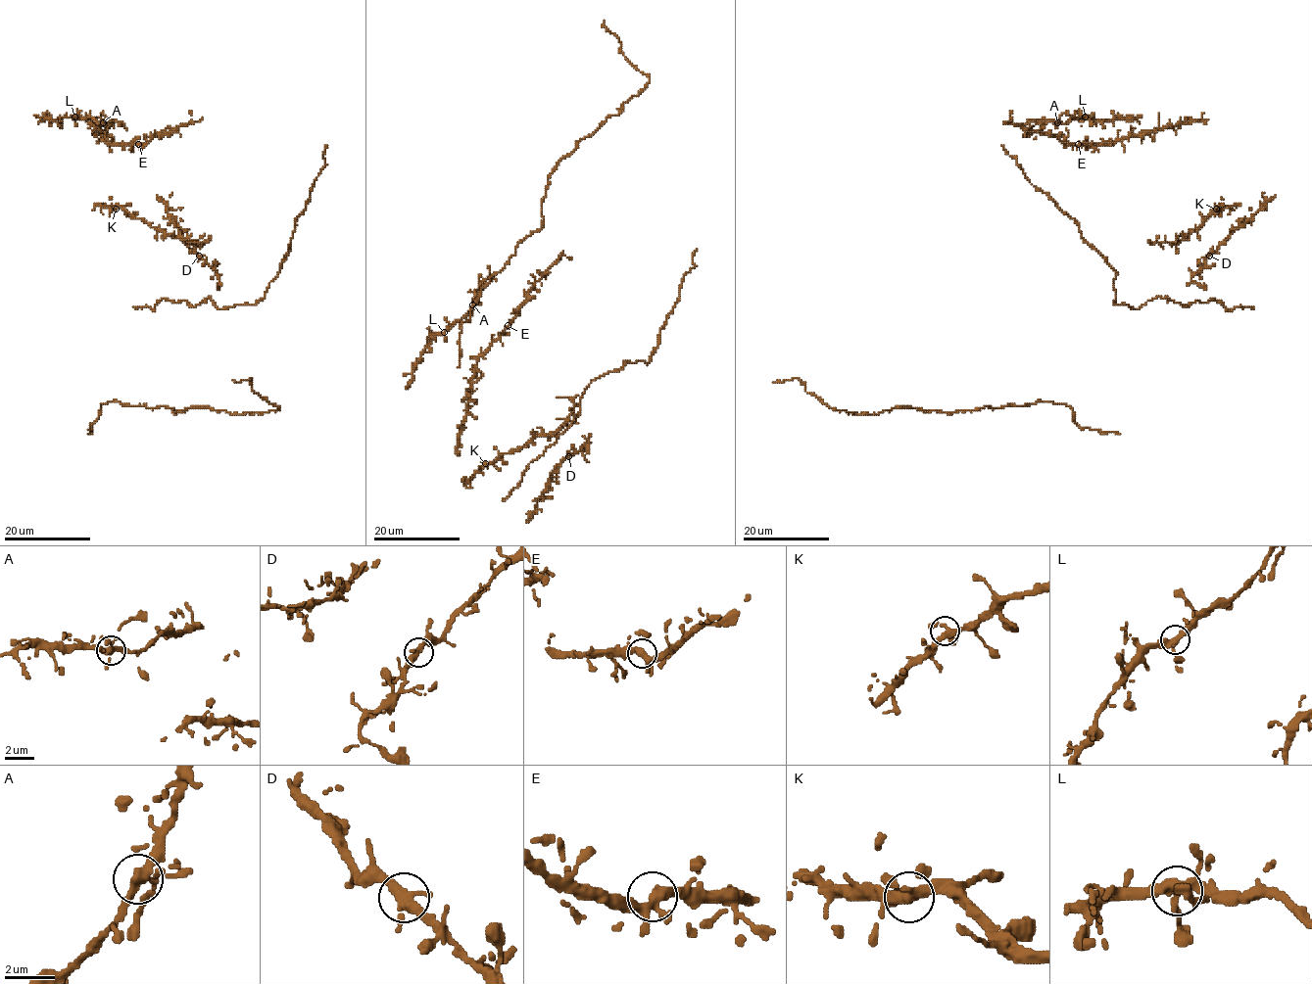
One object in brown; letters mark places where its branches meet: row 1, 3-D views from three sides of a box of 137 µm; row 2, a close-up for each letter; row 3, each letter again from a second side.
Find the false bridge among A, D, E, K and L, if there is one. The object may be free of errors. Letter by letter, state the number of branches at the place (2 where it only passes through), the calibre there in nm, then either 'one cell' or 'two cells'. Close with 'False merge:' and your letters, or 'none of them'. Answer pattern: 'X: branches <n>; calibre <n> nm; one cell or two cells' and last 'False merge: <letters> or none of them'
A: branches 4; calibre 320 nm; one cell
D: branches 4; calibre 320 nm; one cell
E: branches 4; calibre 320 nm; one cell
K: branches 4; calibre 340 nm; one cell
L: branches 4; calibre 340 nm; one cell
False merge: none of them

